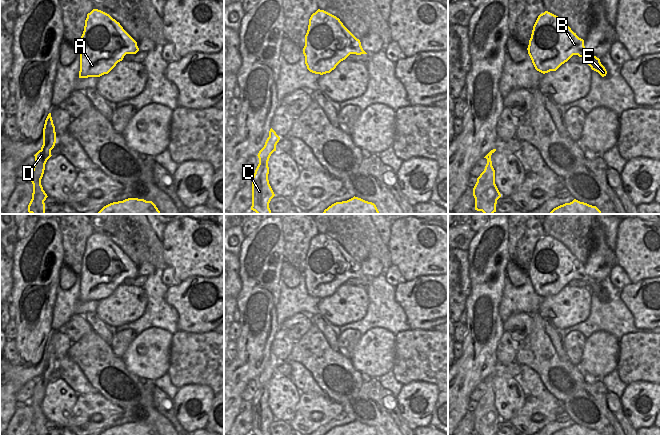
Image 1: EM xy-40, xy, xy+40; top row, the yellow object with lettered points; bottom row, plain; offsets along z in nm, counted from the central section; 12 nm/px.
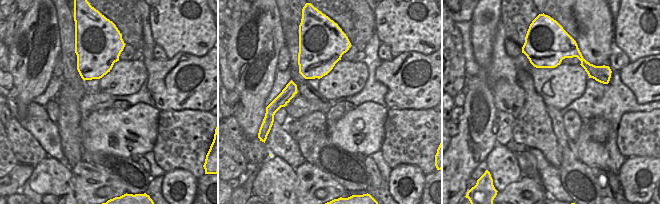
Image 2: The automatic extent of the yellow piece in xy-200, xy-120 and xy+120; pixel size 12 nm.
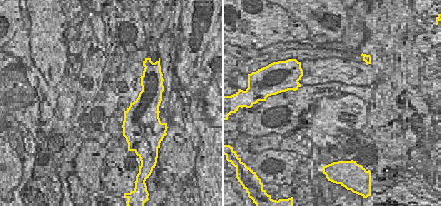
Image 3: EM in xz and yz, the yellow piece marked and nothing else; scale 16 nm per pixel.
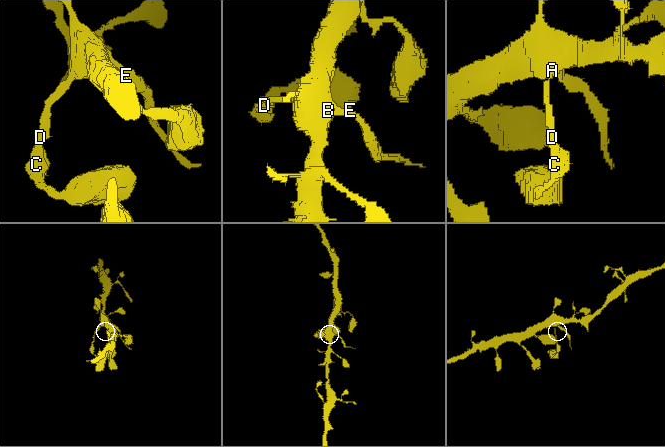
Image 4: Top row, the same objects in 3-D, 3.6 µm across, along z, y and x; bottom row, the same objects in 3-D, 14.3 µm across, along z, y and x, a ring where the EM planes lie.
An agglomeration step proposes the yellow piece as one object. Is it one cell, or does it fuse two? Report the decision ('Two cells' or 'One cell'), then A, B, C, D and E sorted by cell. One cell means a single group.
Two cells. Groups: A B C D / E.

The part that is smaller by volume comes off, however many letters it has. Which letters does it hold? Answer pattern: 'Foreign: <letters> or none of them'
Foreign: E

